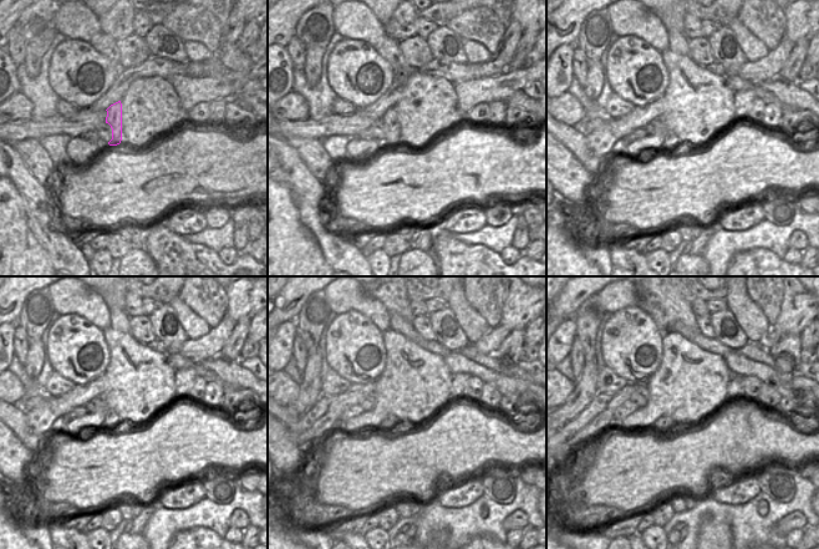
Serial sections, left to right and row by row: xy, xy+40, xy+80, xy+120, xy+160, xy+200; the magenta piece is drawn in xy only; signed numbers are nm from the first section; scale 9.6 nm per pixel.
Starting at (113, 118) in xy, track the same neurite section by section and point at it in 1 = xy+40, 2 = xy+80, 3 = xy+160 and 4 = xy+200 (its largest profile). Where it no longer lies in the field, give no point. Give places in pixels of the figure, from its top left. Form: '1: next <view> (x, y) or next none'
1: next xy+40 (392, 140)
2: next xy+80 (670, 140)
3: next xy+160 (388, 422)
4: next xy+200 (665, 425)

